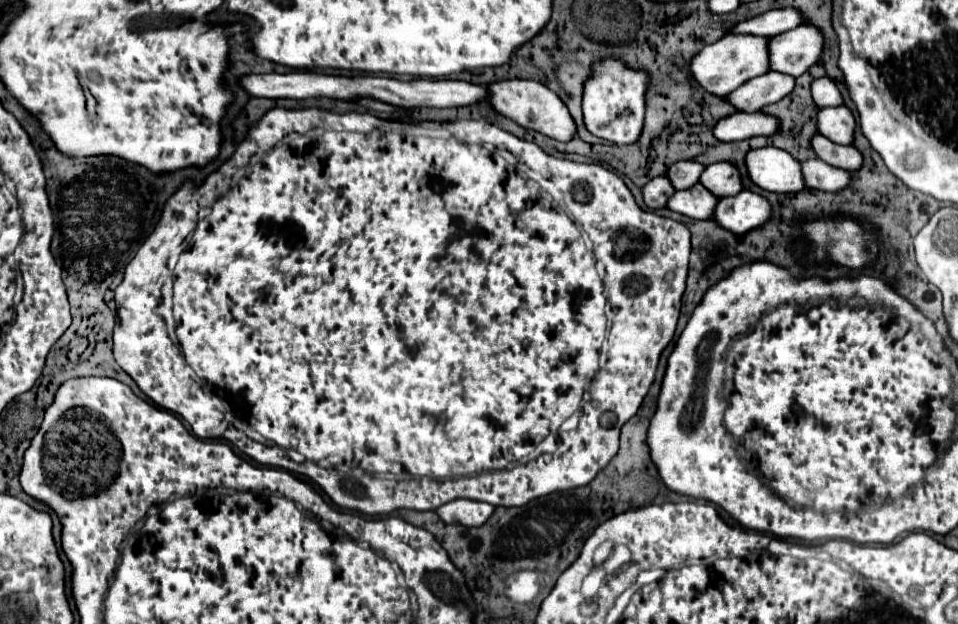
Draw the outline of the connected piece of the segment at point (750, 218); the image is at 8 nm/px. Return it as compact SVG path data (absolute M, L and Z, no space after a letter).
M742 190L736 196L720 198L714 220L734 234L746 234L754 228L764 226L764 220L768 220L768 212L772 212L772 206L764 196Z

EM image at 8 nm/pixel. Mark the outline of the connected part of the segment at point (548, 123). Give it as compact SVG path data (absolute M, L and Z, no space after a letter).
M502 80L488 86L490 90L490 104L506 118L516 120L520 126L536 130L548 138L554 138L558 142L570 142L576 138L576 122L570 116L570 110L566 104L552 92L548 86L536 82L536 80Z

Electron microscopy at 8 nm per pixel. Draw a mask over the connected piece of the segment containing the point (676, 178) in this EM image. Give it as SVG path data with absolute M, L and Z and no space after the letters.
M696 160L676 162L676 164L672 164L672 166L668 168L666 176L672 180L672 184L674 184L676 190L686 190L686 188L694 186L694 184L700 180L704 168L706 168L706 166L700 164L700 162L696 162Z

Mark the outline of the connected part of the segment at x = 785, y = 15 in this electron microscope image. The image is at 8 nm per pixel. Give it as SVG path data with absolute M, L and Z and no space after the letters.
M776 8L776 10L764 12L756 18L736 24L730 32L756 34L756 36L778 36L782 32L788 32L800 26L802 22L804 22L804 16L800 16L798 8Z

